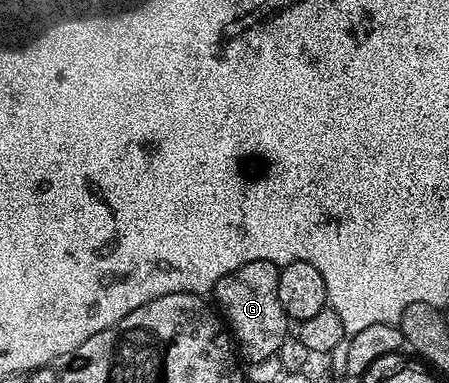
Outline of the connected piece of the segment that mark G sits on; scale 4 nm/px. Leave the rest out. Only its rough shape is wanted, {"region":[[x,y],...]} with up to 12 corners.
{"region":[[250,262],[221,276],[218,309],[251,362],[289,337],[280,267]]}

